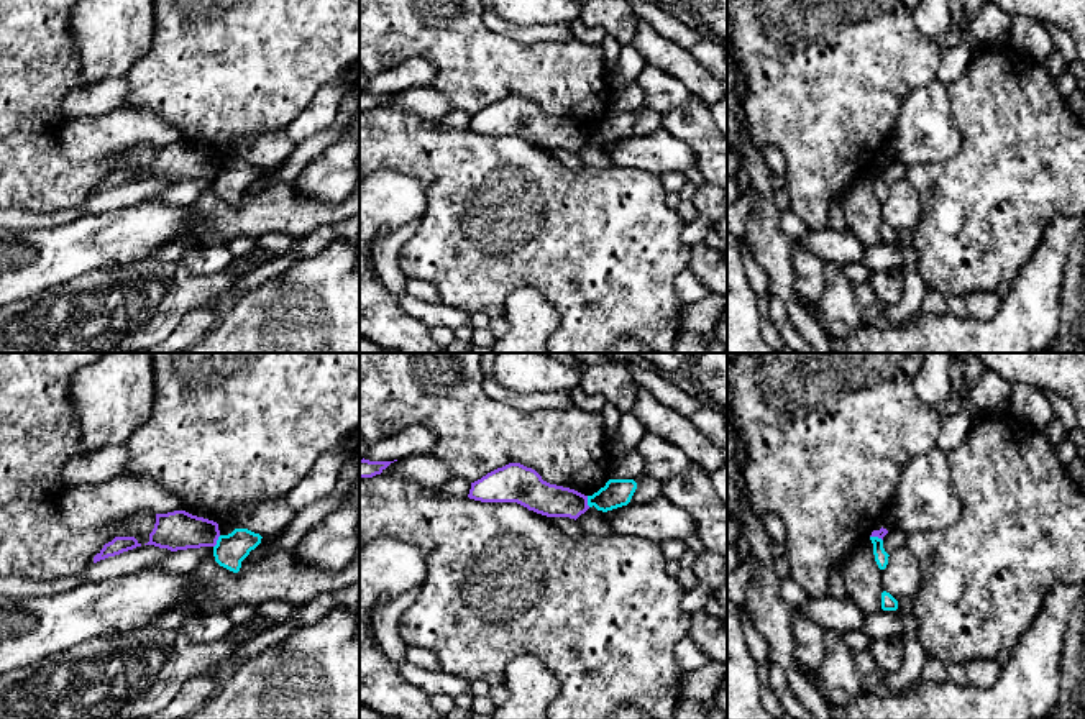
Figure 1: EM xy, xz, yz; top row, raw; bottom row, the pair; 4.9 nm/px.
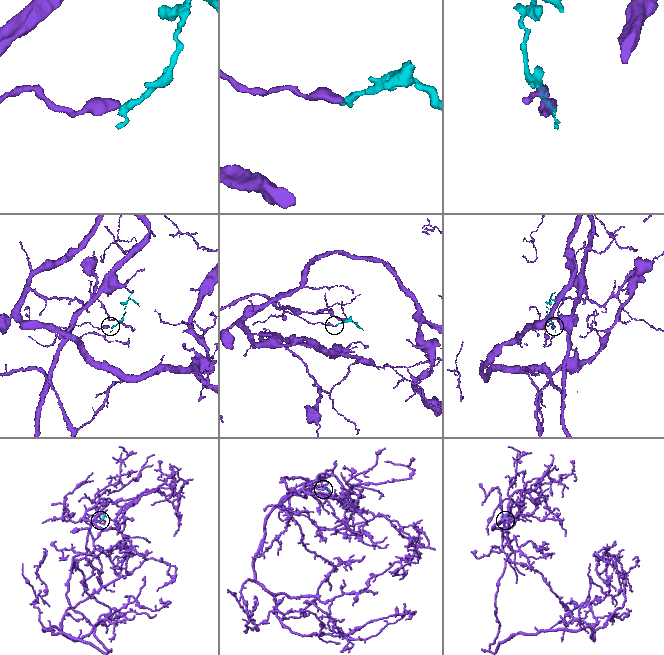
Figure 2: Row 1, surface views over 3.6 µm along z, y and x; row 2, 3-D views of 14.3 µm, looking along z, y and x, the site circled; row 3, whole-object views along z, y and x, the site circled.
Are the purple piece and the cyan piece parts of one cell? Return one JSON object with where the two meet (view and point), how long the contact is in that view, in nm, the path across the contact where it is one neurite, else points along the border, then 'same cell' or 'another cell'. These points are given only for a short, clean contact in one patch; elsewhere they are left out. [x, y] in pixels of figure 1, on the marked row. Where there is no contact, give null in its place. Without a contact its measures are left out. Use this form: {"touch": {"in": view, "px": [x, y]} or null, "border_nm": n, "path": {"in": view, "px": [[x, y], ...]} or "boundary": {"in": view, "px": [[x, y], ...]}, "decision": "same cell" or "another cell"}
{"touch": {"in": "xy", "px": [215, 542]}, "border_nm": 70, "boundary": {"in": "xy", "px": [[220, 535], [214, 547]]}, "decision": "another cell"}

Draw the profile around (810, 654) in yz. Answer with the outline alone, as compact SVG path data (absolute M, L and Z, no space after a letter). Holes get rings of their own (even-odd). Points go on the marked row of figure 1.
M793 609L793 634L796 640L794 658L801 675L809 678L819 671L826 658L826 642L822 629L811 619L808 619L798 609Z

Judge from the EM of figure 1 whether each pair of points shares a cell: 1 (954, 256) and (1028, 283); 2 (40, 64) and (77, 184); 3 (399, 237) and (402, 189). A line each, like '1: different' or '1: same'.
1: different
2: same
3: different

